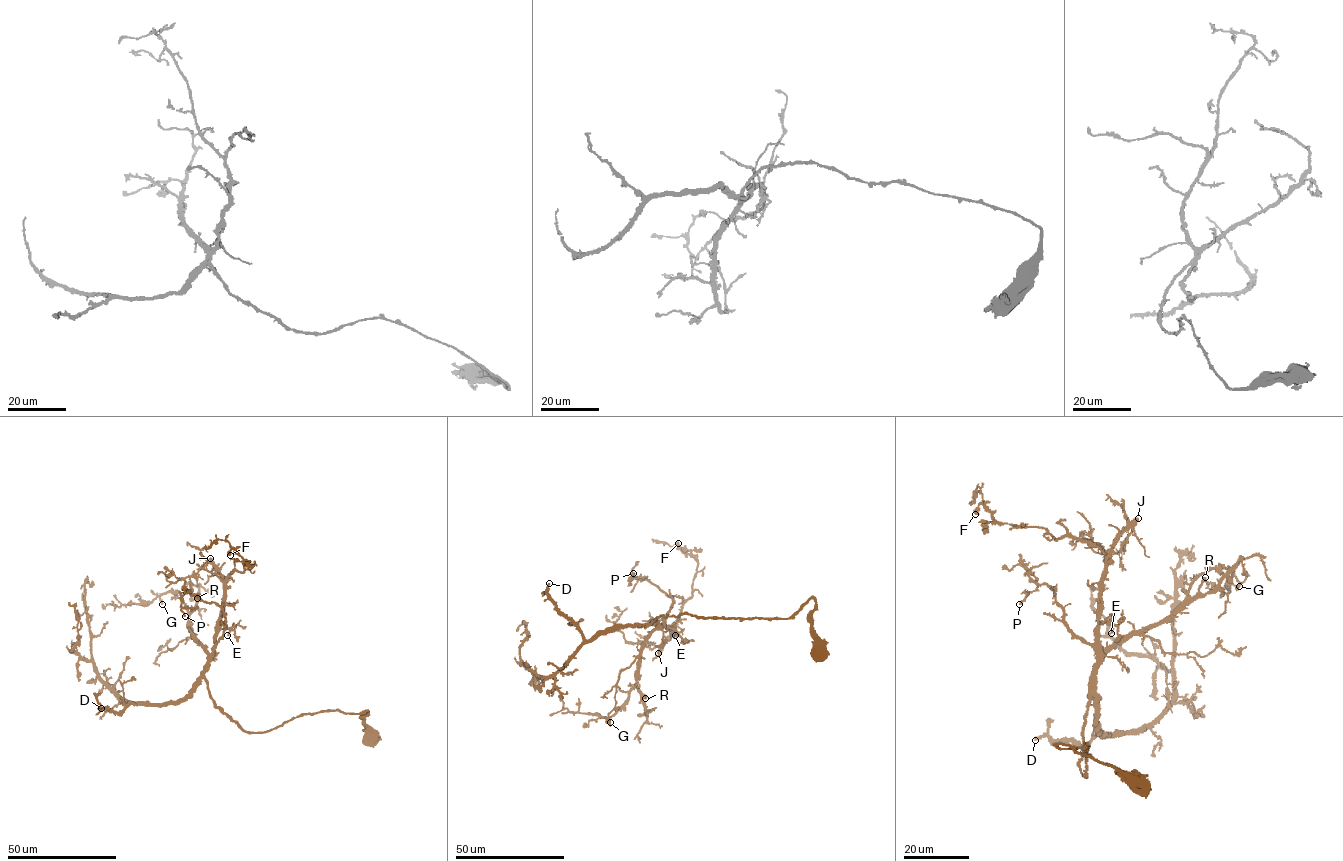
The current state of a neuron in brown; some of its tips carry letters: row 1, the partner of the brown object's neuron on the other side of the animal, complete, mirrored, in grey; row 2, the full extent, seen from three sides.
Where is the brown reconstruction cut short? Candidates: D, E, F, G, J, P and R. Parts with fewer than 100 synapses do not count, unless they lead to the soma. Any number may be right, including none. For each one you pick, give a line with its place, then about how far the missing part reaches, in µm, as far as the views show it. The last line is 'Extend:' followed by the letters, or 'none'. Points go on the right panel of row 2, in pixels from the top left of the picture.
J: (1138, 518) | 60 µm
Extend: J

